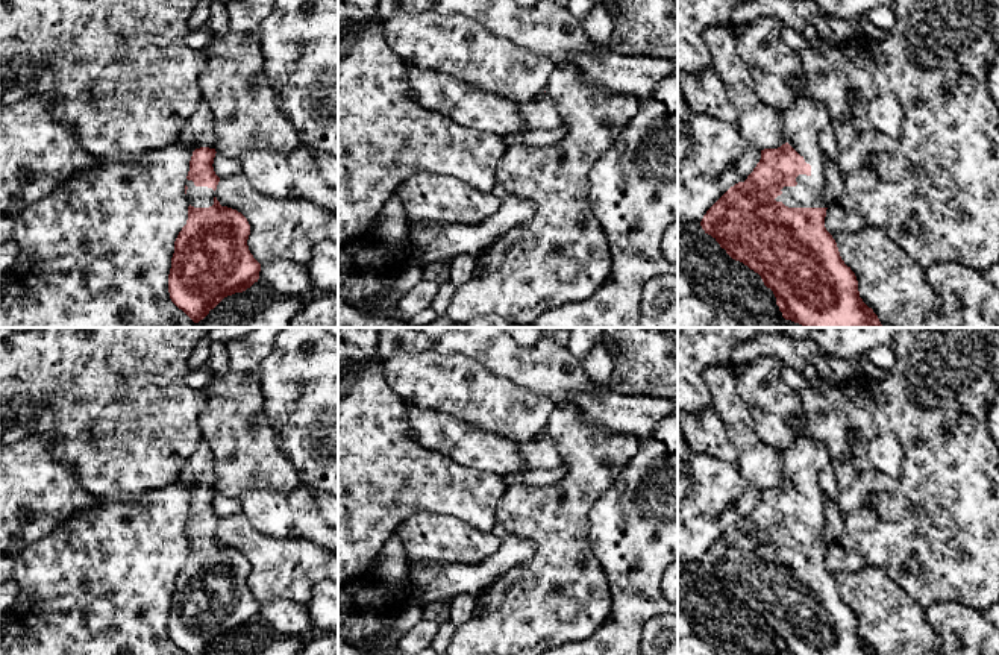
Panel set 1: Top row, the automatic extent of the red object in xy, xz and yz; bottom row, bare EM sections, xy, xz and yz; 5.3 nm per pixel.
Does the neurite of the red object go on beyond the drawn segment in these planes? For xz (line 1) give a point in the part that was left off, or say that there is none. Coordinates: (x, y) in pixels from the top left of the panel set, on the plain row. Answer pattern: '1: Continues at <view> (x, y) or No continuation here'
1: No continuation here

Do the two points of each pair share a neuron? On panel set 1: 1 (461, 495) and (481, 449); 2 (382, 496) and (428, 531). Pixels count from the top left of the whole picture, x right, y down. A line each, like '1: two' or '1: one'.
1: two
2: two

